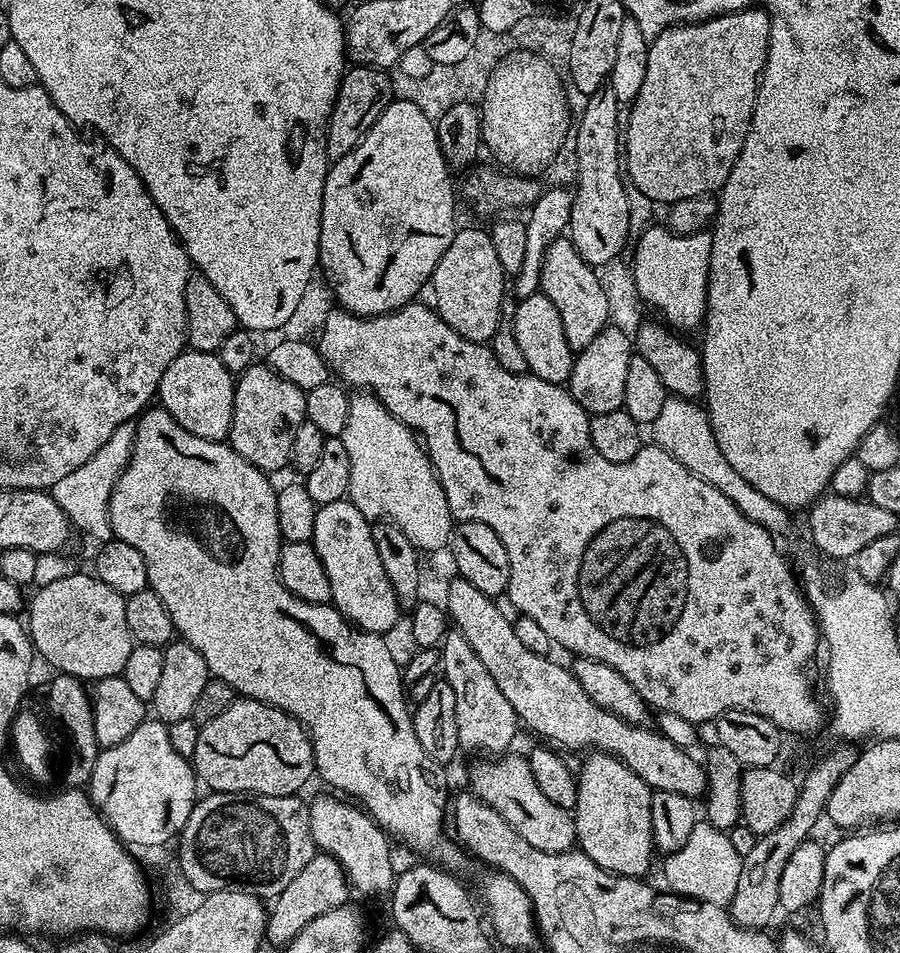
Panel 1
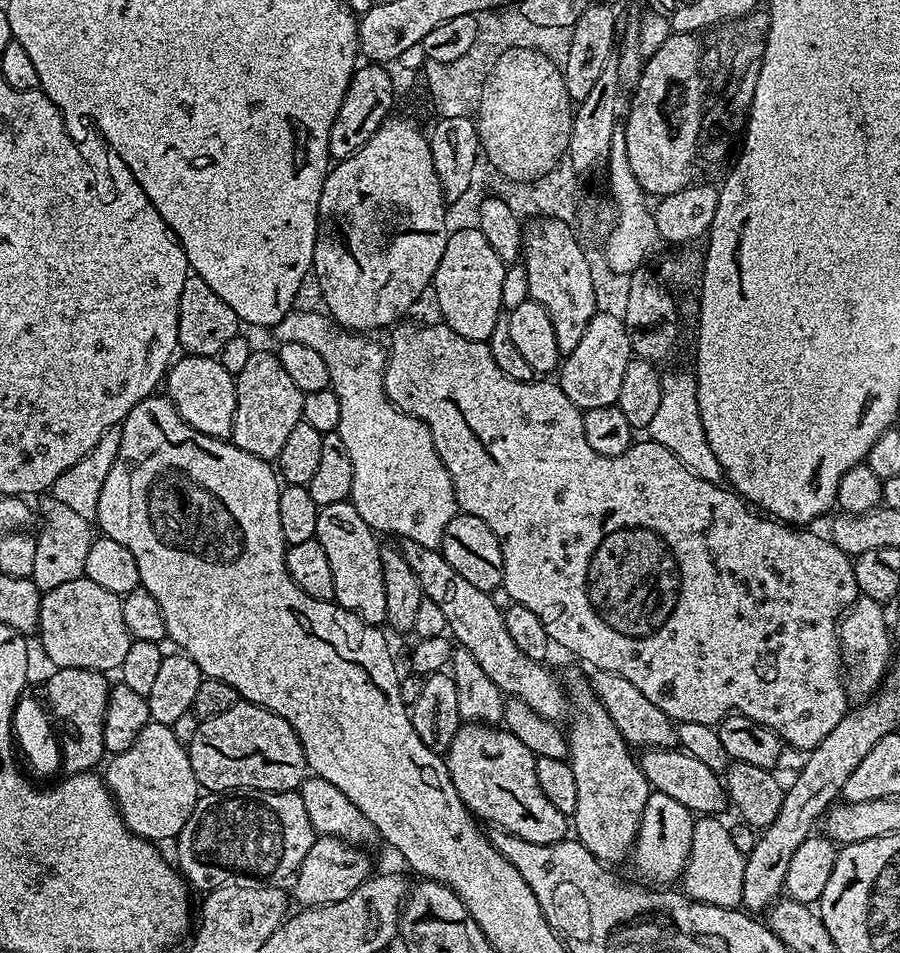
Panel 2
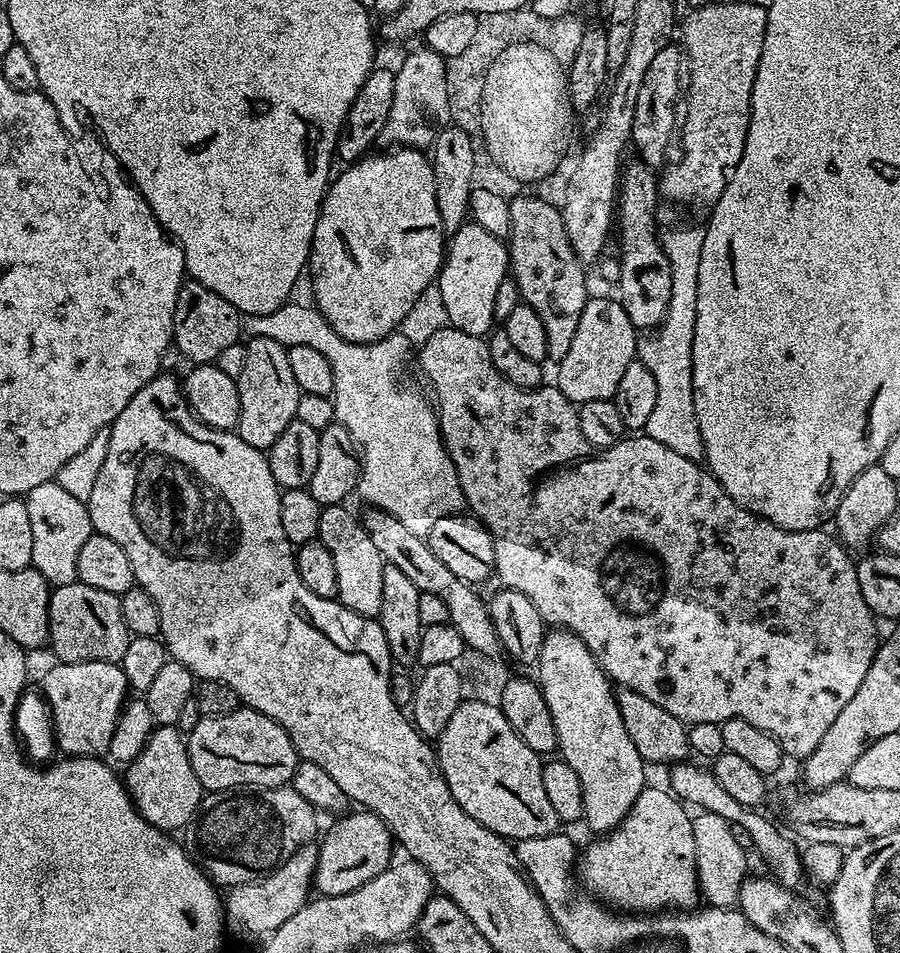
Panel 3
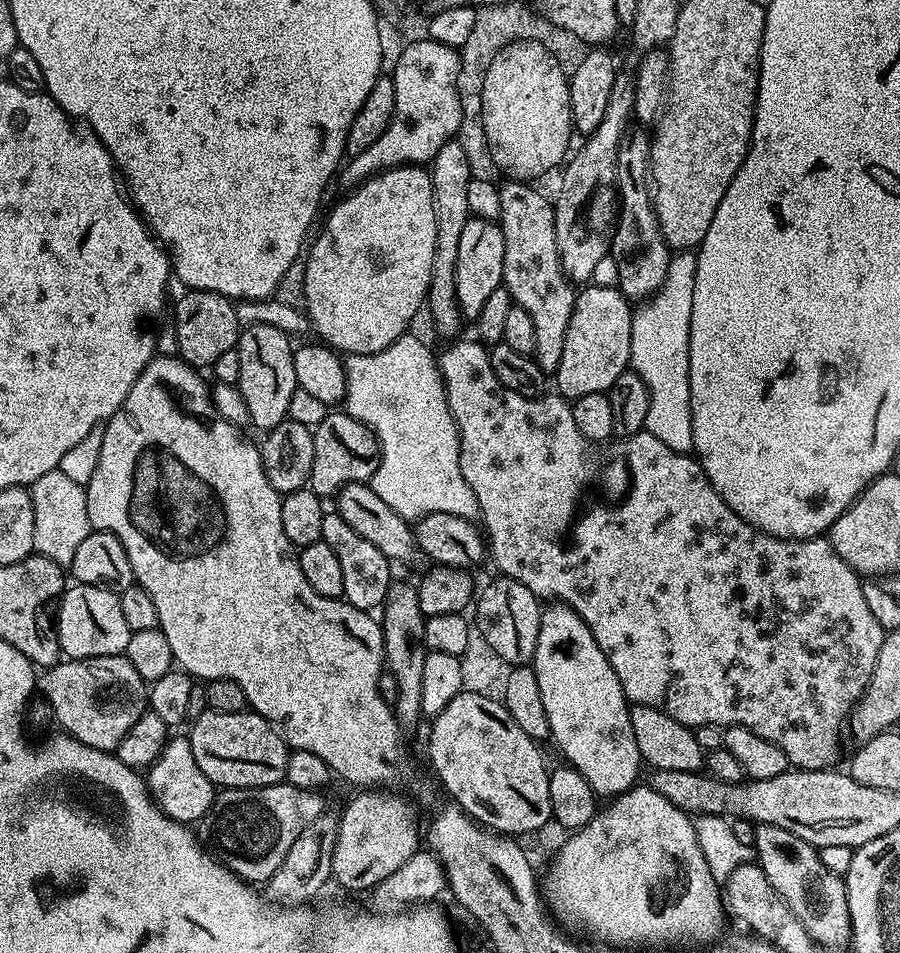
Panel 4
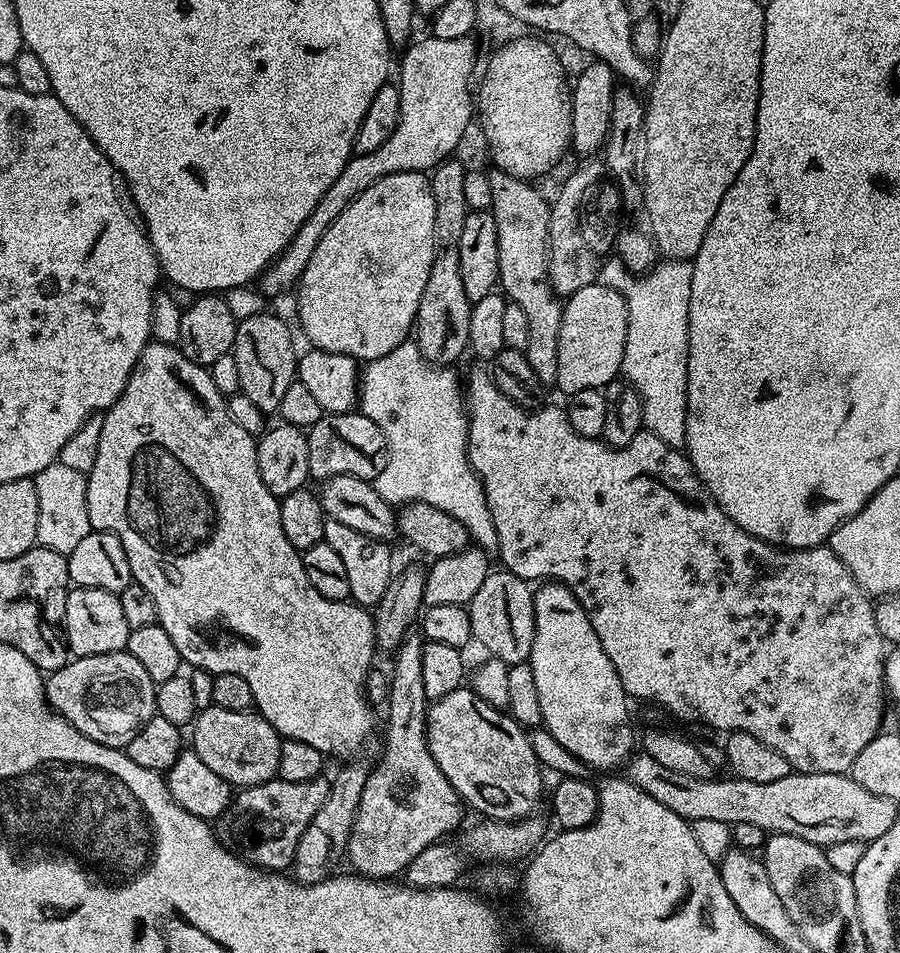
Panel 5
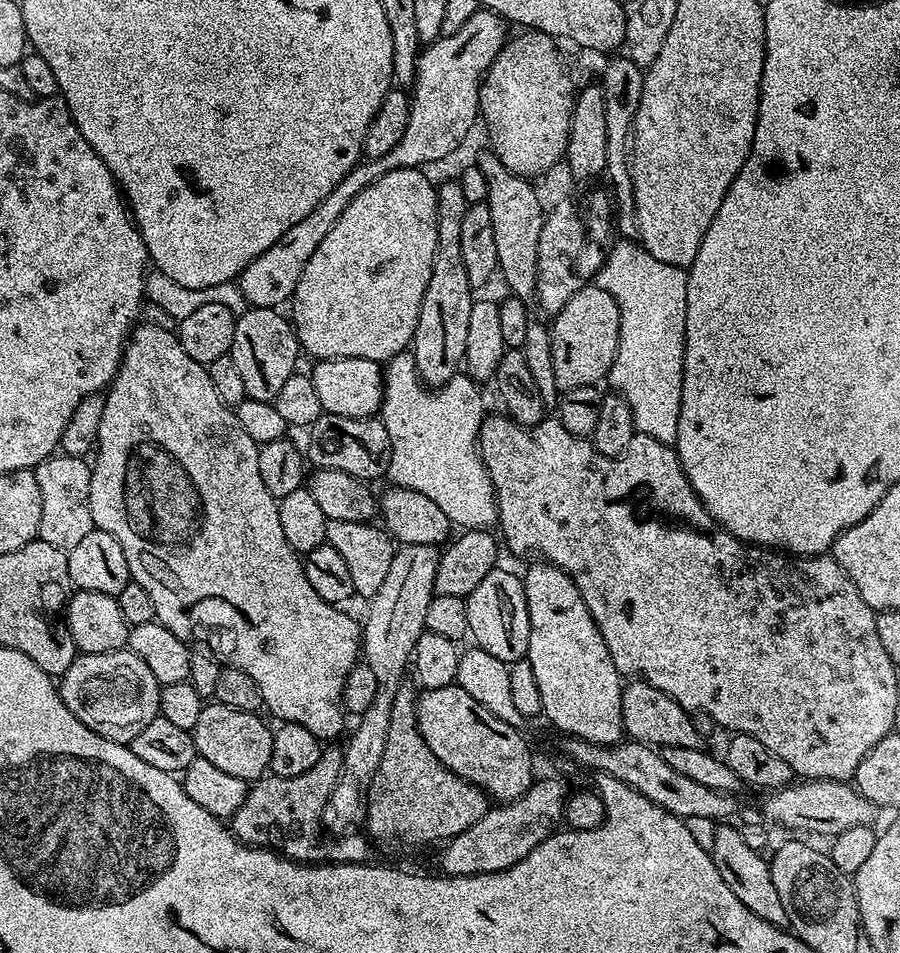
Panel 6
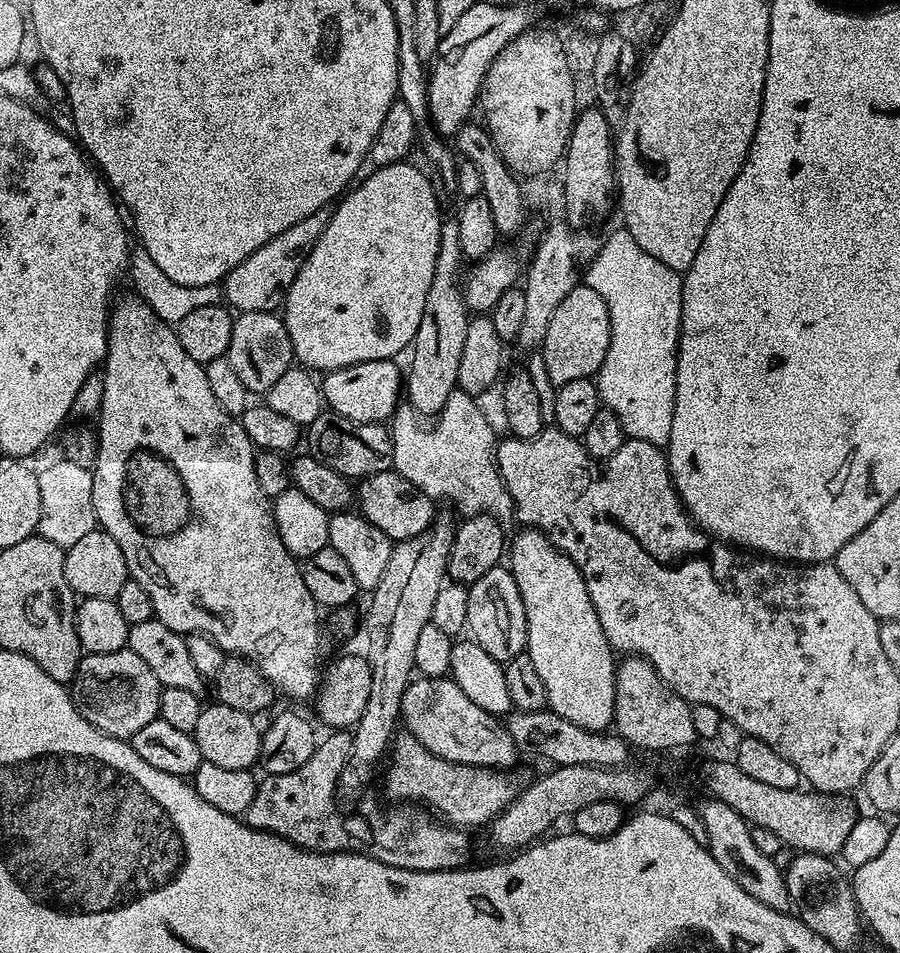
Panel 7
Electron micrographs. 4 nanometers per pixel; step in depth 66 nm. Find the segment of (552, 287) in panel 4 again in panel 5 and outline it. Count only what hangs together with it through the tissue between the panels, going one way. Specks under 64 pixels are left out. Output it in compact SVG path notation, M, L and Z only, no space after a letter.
M499 170L488 172L490 190L492 191L492 207L494 226L498 226L498 288L511 303L516 304L528 319L528 340L523 352L526 362L530 362L534 374L538 374L538 382L545 386L555 385L558 378L558 330L562 326L564 306L561 297L557 296L548 280L548 235L550 234L550 204L538 189L529 181L519 180Z

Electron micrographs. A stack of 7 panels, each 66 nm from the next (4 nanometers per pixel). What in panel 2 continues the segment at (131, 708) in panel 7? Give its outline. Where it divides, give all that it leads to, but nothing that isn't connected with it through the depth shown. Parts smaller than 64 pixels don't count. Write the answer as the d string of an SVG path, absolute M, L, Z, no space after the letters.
M56 668L48 680L47 707L55 723L64 732L60 741L60 758L65 773L91 772L100 759L105 759L104 719L110 691L110 680L105 673L81 668Z

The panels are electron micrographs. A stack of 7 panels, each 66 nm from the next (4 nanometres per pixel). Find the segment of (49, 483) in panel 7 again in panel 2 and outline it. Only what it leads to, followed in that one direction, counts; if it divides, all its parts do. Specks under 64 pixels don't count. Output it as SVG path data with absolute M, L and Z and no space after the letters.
M48 498L42 506L42 528L37 531L34 550L34 570L31 580L41 593L54 590L63 583L76 581L84 575L87 551L94 539L91 523L79 517L74 510Z

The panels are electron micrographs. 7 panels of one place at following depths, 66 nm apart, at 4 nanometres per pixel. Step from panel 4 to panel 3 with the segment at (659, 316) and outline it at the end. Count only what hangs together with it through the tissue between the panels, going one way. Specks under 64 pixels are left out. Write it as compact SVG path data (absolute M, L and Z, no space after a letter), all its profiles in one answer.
M688 228L685 232L672 232L663 237L664 253L670 258L672 267L672 289L670 290L670 306L659 328L651 334L639 337L636 345L636 359L654 374L654 383L658 386L658 398L654 402L654 411L646 426L642 429L643 435L654 438L654 442L662 442L674 454L682 454L682 458L700 462L704 460L704 443L702 430L698 430L698 414L694 414L694 378L692 377L692 351L694 350L694 322L698 314L698 266L702 263L702 242L704 228Z

